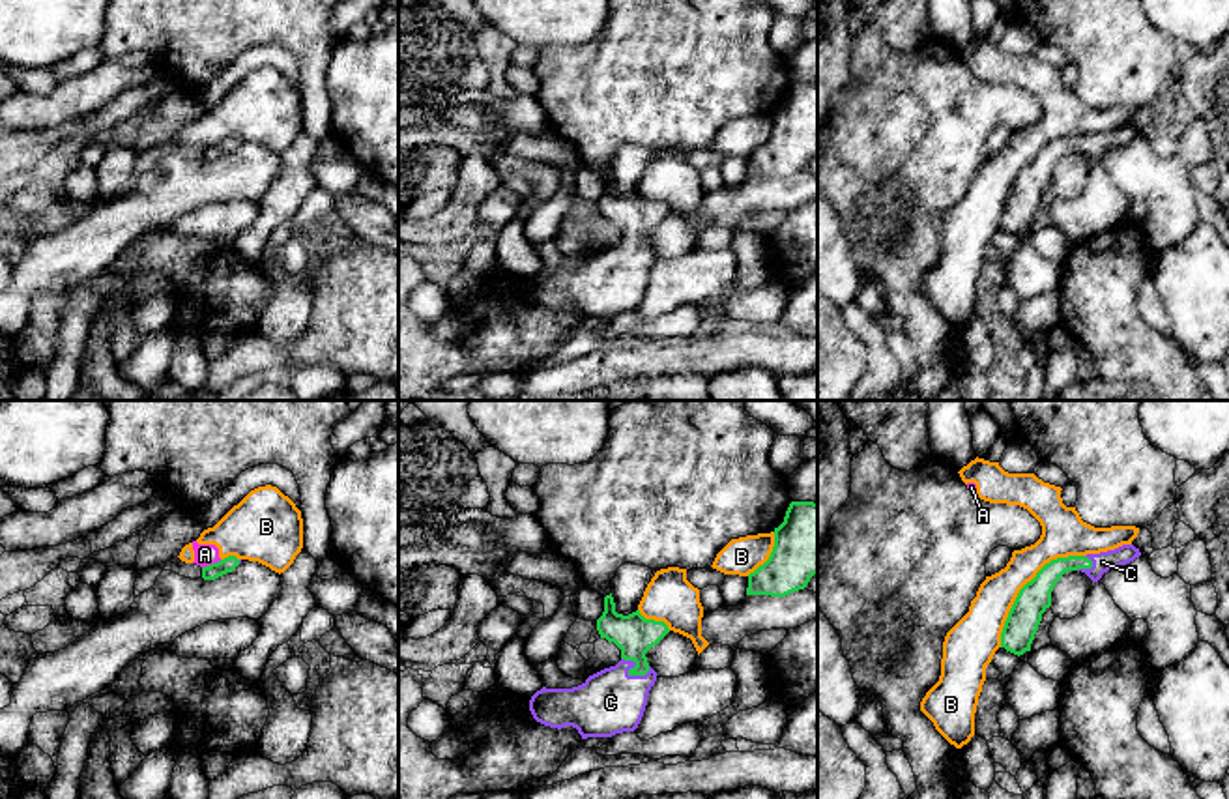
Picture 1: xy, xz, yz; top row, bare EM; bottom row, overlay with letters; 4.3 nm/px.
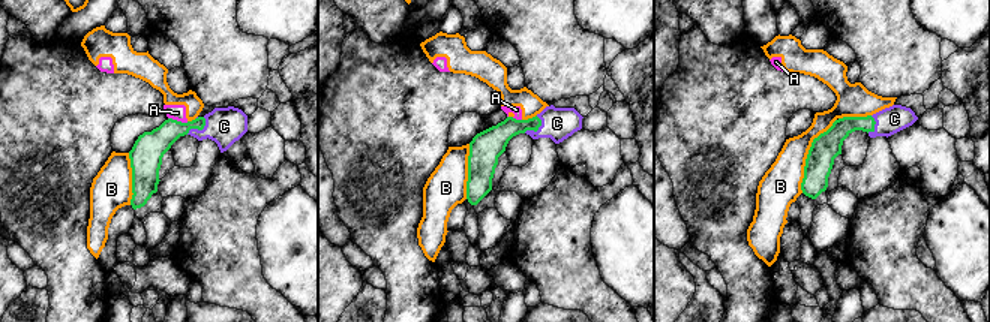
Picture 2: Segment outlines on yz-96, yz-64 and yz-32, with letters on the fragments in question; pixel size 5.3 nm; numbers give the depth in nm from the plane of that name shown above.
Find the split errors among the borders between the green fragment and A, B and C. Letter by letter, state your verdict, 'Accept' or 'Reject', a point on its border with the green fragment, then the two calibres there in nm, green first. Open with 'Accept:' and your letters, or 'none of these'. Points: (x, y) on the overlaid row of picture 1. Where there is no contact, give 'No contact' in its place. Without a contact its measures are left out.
Accept: C
A: Reject. Touches green at xy (212, 564). Thickness 70 nm (green) against 100 nm
B: Reject. Touches green at yz (1024, 586). Thickness 140 nm (green) against 170 nm
C: Accept. Touches green at xz (629, 672). Thickness 170 nm (green) against 280 nm

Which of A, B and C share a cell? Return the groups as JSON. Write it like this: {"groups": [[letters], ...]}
{"groups": [["A", "B"], ["C"]]}

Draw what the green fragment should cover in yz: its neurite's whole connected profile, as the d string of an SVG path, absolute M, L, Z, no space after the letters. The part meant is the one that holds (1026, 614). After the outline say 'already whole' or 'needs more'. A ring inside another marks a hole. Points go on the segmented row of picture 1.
M1122 545L1100 554L1051 559L1019 589L1001 632L1001 647L1018 657L1031 651L1042 614L1051 606L1051 591L1064 573L1081 571L1098 582L1109 569L1126 565L1139 556L1139 548Z | needs more

